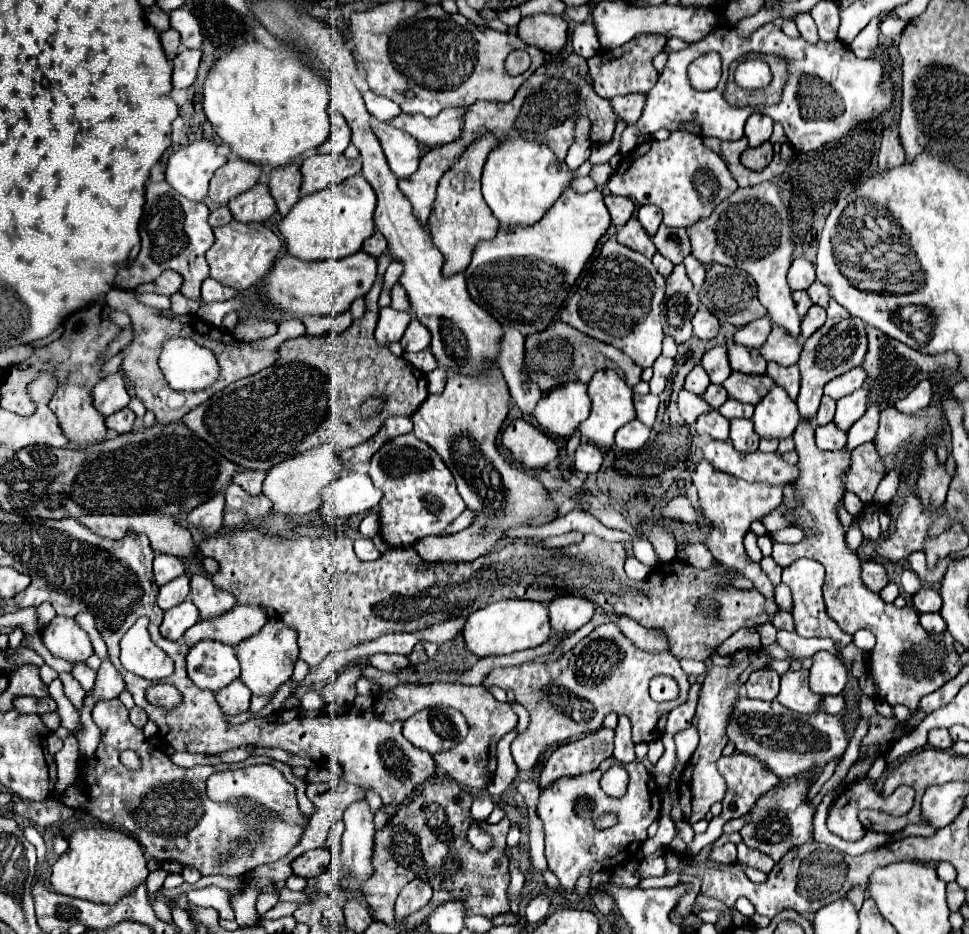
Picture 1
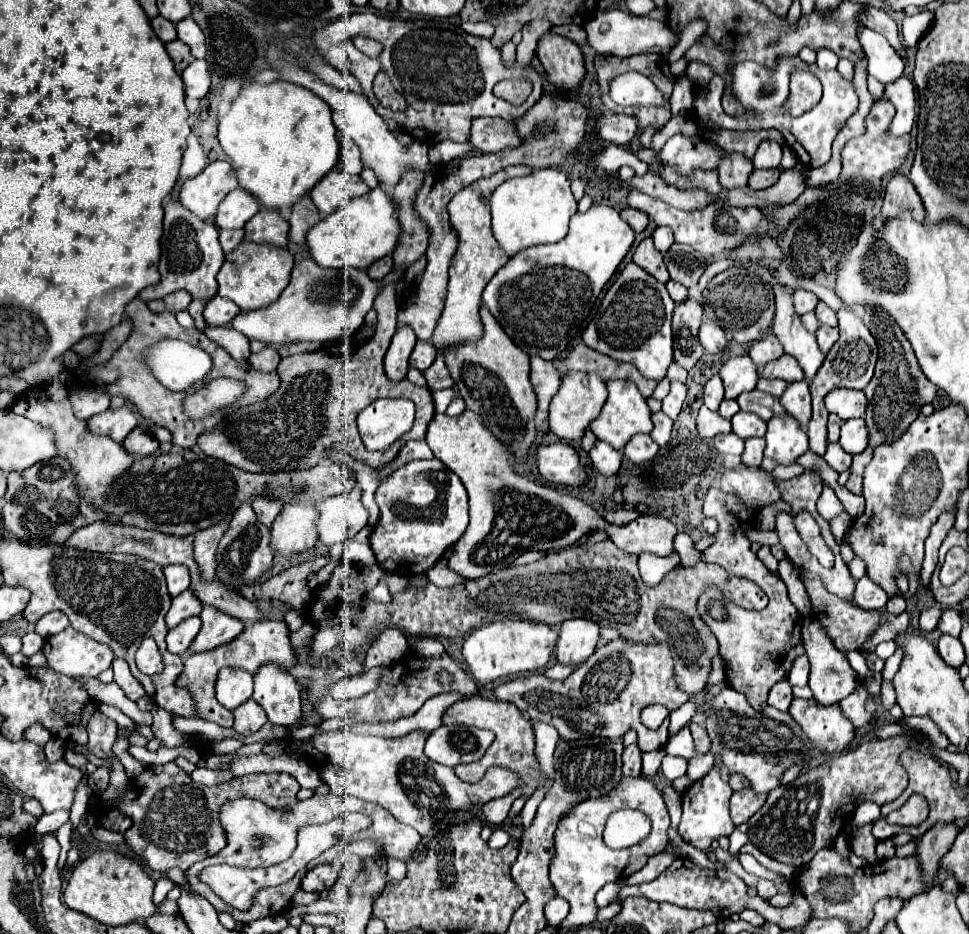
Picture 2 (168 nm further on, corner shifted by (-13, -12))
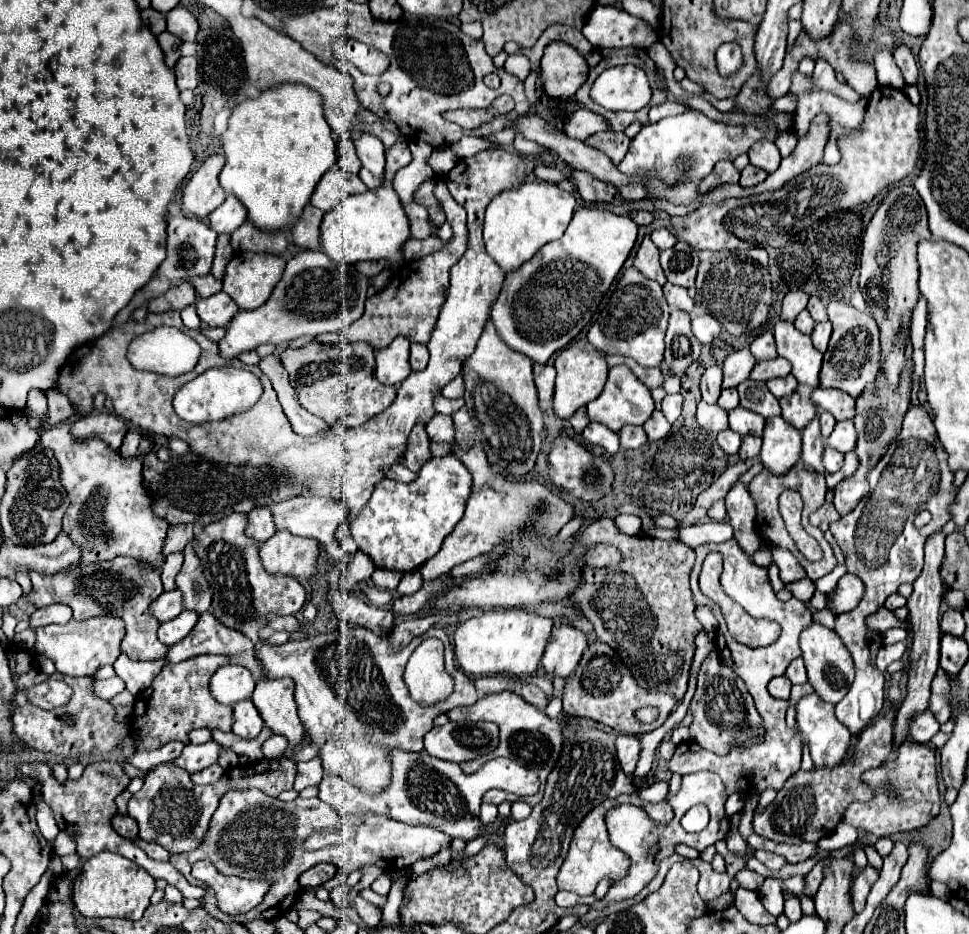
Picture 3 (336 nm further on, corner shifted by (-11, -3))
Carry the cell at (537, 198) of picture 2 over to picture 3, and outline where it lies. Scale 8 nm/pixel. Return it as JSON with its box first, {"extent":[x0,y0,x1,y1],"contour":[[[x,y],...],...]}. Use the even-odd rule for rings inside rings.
{"extent":[483,183,575,273],"contour":[[[525,183],[519,189],[505,191],[497,195],[485,213],[483,239],[489,257],[503,269],[503,273],[517,271],[525,261],[529,261],[545,243],[559,239],[575,211],[575,197],[567,195],[551,183]]]}

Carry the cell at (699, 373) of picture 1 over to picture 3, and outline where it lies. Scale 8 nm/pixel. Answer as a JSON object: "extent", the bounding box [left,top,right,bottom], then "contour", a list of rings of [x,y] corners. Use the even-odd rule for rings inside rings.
{"extent":[699,365,723,403],"contour":[[[713,365],[713,367],[707,367],[707,369],[705,369],[705,373],[701,375],[701,383],[699,383],[703,401],[707,401],[707,403],[717,403],[719,393],[721,393],[721,379],[723,379],[721,367]]]}

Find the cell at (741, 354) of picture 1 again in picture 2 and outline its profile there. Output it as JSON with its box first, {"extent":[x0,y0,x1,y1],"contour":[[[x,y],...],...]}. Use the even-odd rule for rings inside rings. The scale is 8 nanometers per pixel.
{"extent":[757,378,787,398],"contour":[[[759,378],[759,382],[757,382],[757,390],[769,392],[769,394],[773,394],[777,398],[783,394],[785,388],[787,388],[787,382],[777,380],[777,378]]]}

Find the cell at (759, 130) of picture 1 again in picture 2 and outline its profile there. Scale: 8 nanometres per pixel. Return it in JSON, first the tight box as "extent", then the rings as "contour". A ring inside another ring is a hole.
{"extent":[753,140,781,168],"contour":[[[763,140],[757,148],[757,154],[753,156],[755,168],[777,168],[781,162],[781,146],[773,140]]]}

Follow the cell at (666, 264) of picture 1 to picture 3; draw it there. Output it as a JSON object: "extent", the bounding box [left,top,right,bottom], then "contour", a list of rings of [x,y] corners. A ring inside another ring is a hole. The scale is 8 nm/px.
{"extent":[663,283,693,313],"contour":[[[665,283],[663,285],[663,295],[669,303],[669,307],[675,307],[675,309],[681,309],[681,311],[687,311],[691,313],[693,311],[693,299],[689,297],[687,289],[683,287],[677,287],[677,285],[671,285],[671,283]]]}

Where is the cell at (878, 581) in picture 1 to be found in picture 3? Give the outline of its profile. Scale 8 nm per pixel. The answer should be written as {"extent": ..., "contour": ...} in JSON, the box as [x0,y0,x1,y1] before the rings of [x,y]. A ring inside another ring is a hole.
{"extent":[827,573,863,615],"contour":[[[847,573],[839,579],[837,587],[829,593],[831,603],[827,605],[827,609],[831,609],[835,615],[847,613],[853,607],[857,607],[857,603],[861,601],[861,595],[863,595],[863,583],[855,575]]]}

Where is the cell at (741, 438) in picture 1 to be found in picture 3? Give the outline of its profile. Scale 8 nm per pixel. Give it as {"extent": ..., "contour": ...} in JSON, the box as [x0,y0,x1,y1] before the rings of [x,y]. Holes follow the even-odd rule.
{"extent":[739,435,761,461],"contour":[[[753,435],[743,437],[743,445],[739,449],[739,459],[743,459],[743,461],[753,459],[759,455],[759,451],[761,451],[761,437],[753,437]]]}

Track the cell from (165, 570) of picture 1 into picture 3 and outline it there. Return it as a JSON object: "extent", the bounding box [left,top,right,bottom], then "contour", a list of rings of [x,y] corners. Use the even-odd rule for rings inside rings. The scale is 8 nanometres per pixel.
{"extent":[161,553,183,591],"contour":[[[171,553],[161,569],[161,581],[163,581],[163,589],[171,591],[175,589],[175,577],[181,571],[183,565],[183,553]]]}

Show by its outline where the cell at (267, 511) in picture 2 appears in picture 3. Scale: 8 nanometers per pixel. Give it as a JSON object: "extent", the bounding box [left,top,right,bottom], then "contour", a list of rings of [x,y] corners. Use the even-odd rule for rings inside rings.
{"extent":[245,507,275,545],"contour":[[[257,507],[253,509],[249,515],[247,515],[247,529],[245,529],[245,535],[249,539],[255,539],[259,545],[265,543],[269,537],[275,535],[275,527],[273,527],[273,519],[269,515],[269,509],[267,507]]]}

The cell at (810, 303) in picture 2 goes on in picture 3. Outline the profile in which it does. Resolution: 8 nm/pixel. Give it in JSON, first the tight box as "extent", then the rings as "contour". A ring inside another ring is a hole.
{"extent":[781,291,809,323],"contour":[[[801,291],[787,293],[785,299],[783,299],[783,305],[781,305],[781,319],[793,323],[795,317],[807,307],[807,299],[809,297],[805,293],[801,293]]]}

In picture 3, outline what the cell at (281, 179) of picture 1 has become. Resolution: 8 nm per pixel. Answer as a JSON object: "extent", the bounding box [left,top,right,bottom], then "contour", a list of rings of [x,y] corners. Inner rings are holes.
{"extent":[291,205,323,249],"contour":[[[307,205],[303,209],[301,219],[297,221],[297,225],[291,231],[293,243],[299,245],[301,249],[319,249],[321,219],[323,219],[323,211],[313,205]]]}

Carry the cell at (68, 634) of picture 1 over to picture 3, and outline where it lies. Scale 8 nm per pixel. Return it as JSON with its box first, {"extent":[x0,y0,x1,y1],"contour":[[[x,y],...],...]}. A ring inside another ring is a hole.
{"extent":[35,615,125,677],"contour":[[[99,615],[85,621],[71,619],[65,625],[45,625],[35,629],[35,651],[51,659],[59,673],[69,677],[79,675],[95,675],[95,671],[103,665],[113,665],[121,655],[121,641],[125,635],[125,623],[117,615]]]}

